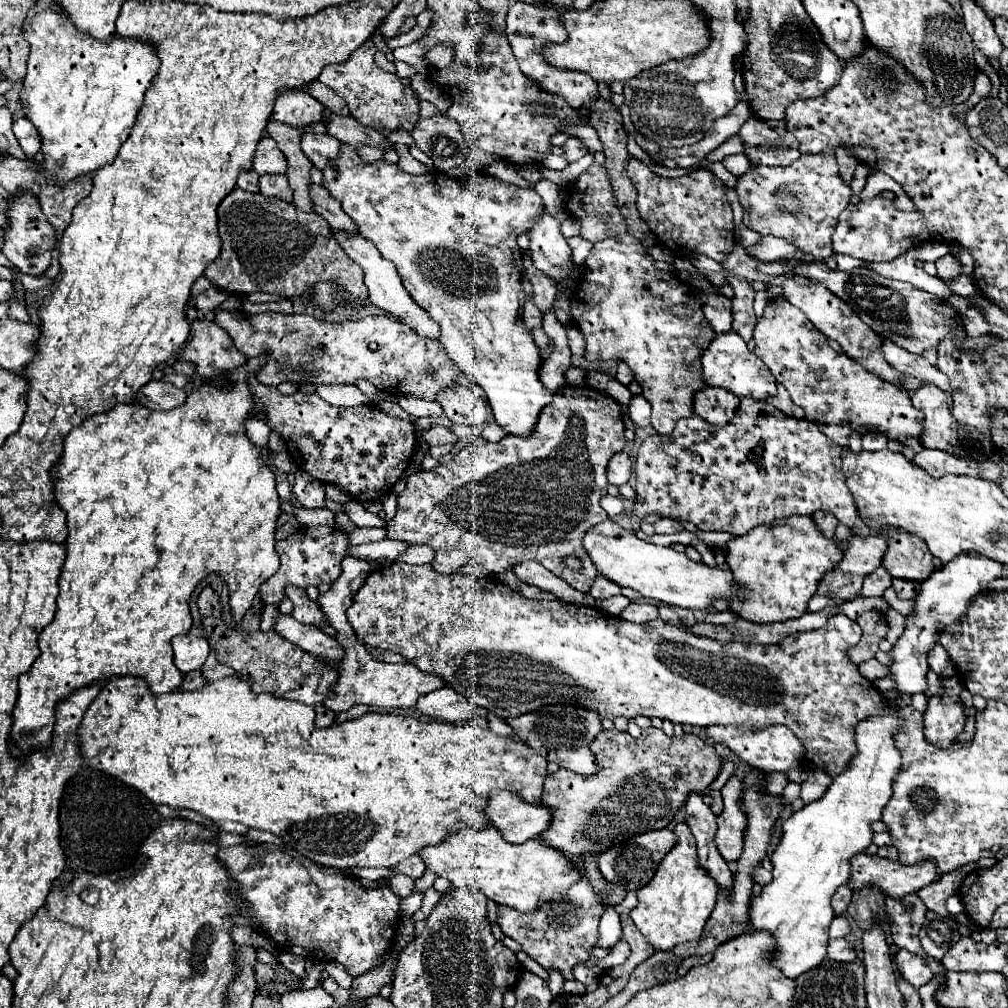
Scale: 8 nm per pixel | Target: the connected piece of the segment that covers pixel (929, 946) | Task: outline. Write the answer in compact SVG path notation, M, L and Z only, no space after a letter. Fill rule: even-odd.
M929 911L919 937L925 953L941 961L941 957L959 941L961 935L957 931L957 923L953 917L941 917L935 911Z

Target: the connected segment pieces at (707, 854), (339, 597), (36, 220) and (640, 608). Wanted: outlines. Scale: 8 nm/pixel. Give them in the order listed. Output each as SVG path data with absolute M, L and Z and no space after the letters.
M689 793L685 801L685 823L689 825L695 841L697 841L697 855L701 867L719 883L721 889L729 889L733 881L733 873L727 867L727 861L721 857L715 845L717 833L717 815L711 811L709 805L703 803L701 793Z
M345 557L343 561L343 573L339 575L339 579L335 583L331 583L331 589L323 595L319 595L317 603L321 605L325 617L329 617L331 625L337 629L337 641L343 643L349 639L349 635L355 635L345 611L351 607L355 593L359 591L359 587L363 585L363 581L367 579L367 575L373 571L373 567L357 557Z
M21 193L11 205L9 205L9 229L5 229L5 245L1 253L23 273L41 277L45 275L49 263L51 263L51 253L55 245L55 231L47 223L45 215L41 213L41 207L37 199L31 193Z
M631 603L627 609L623 609L621 617L633 623L649 623L649 621L659 619L659 611L651 603Z

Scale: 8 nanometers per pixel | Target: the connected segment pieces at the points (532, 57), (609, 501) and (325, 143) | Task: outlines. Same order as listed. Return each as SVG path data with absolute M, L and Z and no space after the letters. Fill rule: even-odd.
M517 1L507 11L507 27L505 27L505 33L507 33L507 39L511 43L513 55L515 55L517 63L519 63L521 71L527 77L531 77L533 81L537 81L541 85L541 89L553 91L557 95L563 95L569 101L569 105L573 105L573 109L581 111L589 101L593 101L593 97L597 97L597 83L593 81L593 77L589 77L589 73L555 67L541 53L541 49L547 43L553 45L553 43L565 43L567 41L569 35L565 31L565 25L561 23L563 13L565 13L563 9Z
M605 495L605 497L601 499L601 507L603 507L607 515L613 519L613 517L617 517L617 515L623 513L623 499L621 497Z
M303 133L301 149L303 149L303 153L311 159L311 163L317 169L323 169L327 159L337 157L339 141L333 139L331 135L327 135L327 133L321 133L321 135L317 135L317 133Z

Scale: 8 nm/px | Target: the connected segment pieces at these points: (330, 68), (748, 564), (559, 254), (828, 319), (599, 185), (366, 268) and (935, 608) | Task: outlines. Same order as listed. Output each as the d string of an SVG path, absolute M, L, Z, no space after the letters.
M369 39L369 41L365 41L365 45L357 47L345 63L325 65L325 69L319 75L319 81L325 83L327 87L331 87L337 95L341 95L347 101L351 115L357 121L363 121L363 125L373 127L373 129L385 127L385 129L411 131L419 117L417 95L413 93L413 89L403 87L397 75L387 73L381 67L377 67L375 59L373 59L375 53L377 53L377 47Z
M791 515L783 521L753 527L745 537L727 543L727 565L735 581L745 585L745 597L731 601L731 611L747 621L773 623L801 617L817 591L817 581L843 559L837 541L825 537L813 517Z
M549 213L535 219L529 235L529 255L537 269L561 281L571 271L571 249L561 235L561 221Z
M785 275L785 283L783 283L781 287L783 287L785 299L787 299L791 305L799 307L799 309L807 315L807 319L809 319L817 329L821 329L821 333L825 333L829 339L835 339L849 357L853 357L853 359L859 361L861 365L867 365L867 369L873 371L873 373L877 373L881 379L887 379L887 381L891 381L891 383L897 385L897 387L901 385L901 381L899 381L899 371L895 371L893 367L889 367L887 361L883 359L881 351L879 351L881 337L879 337L873 329L869 329L869 325L865 325L865 323L857 317L857 313L855 313L845 301L841 301L837 295L829 293L829 289L825 289L823 285L817 285L817 283L799 285L799 283L793 279L793 275Z
M593 163L583 175L579 175L575 179L569 199L567 199L567 211L581 221L581 237L591 243L597 243L605 237L615 237L615 235L627 233L627 223L625 223L625 217L621 215L617 197L613 195L613 187L609 183L605 165Z
M337 231L337 233L333 233L333 237L337 239L339 247L349 255L349 259L353 259L363 269L363 273L365 273L365 285L369 289L369 299L371 299L373 305L377 305L385 313L389 313L389 315L405 321L407 325L413 325L413 329L417 329L417 333L421 333L423 337L431 337L431 339L439 337L437 325L429 319L429 315L417 303L411 301L409 293L405 291L405 287L401 283L401 277L399 277L397 269L389 261L385 261L381 257L381 253L377 251L377 247L371 241L363 239L361 235L351 235L351 233L345 233L345 231Z
M969 551L969 553L957 555L947 565L933 571L929 575L929 579L925 579L921 583L921 593L915 599L913 613L907 615L905 631L889 651L891 663L889 663L887 677L891 677L895 683L893 697L889 697L889 701L893 705L897 705L897 701L905 695L915 695L915 693L927 691L927 671L929 671L927 657L929 657L931 649L937 645L939 633L943 633L947 627L951 627L955 623L961 623L961 619L967 615L967 609L973 603L973 599L983 591L985 585L1003 577L1003 569L1005 569L1003 563L993 561L975 551Z

